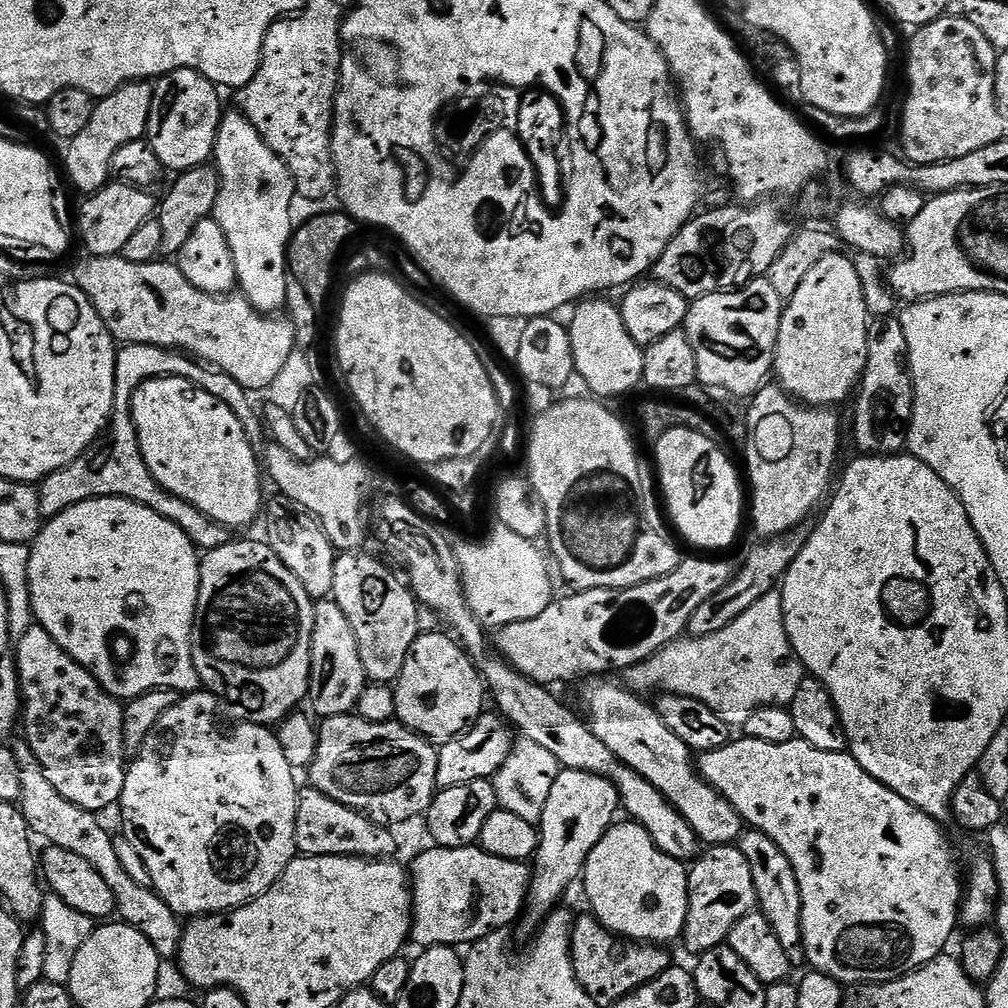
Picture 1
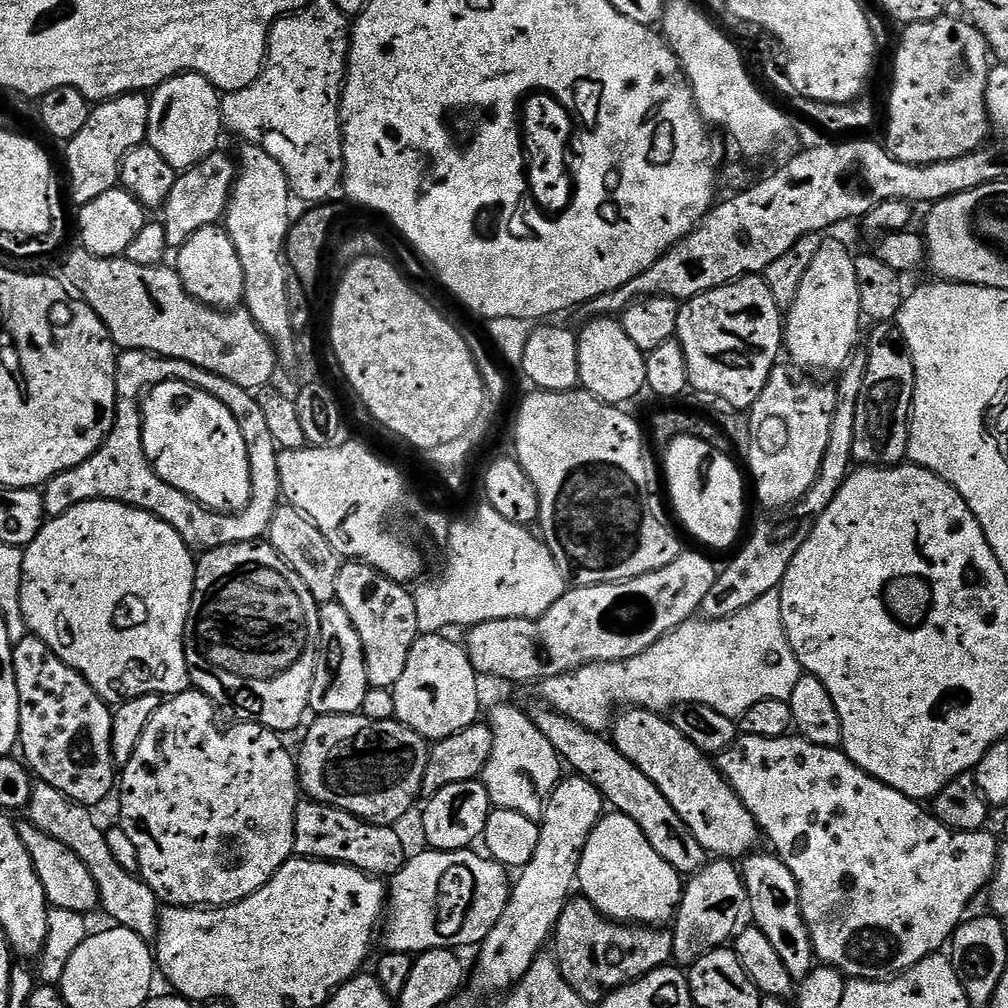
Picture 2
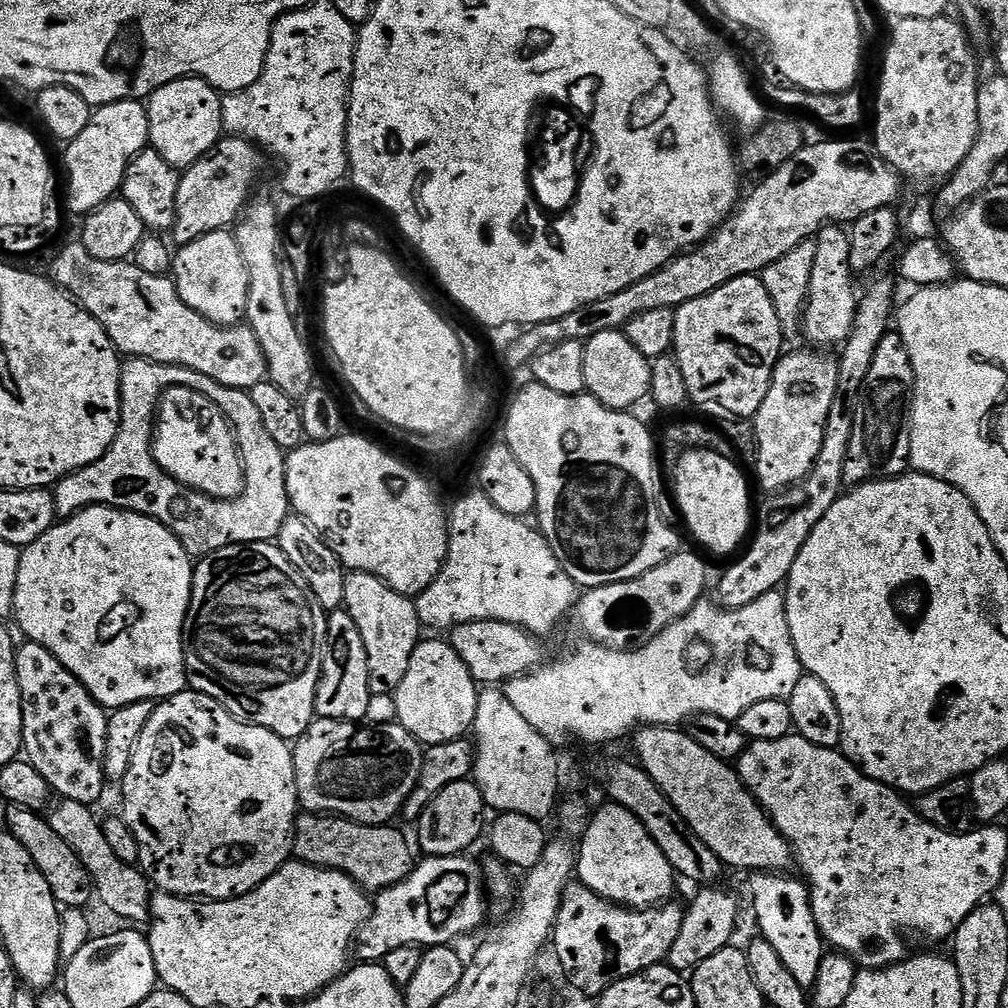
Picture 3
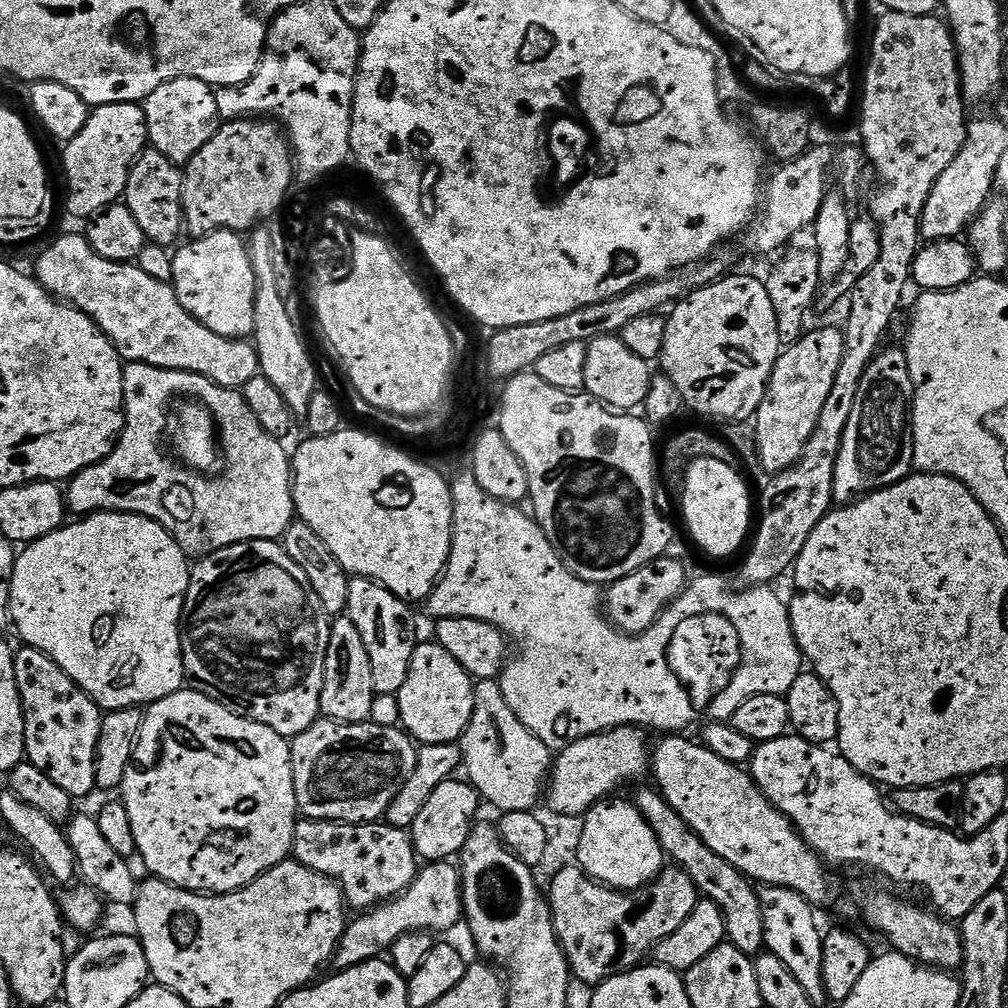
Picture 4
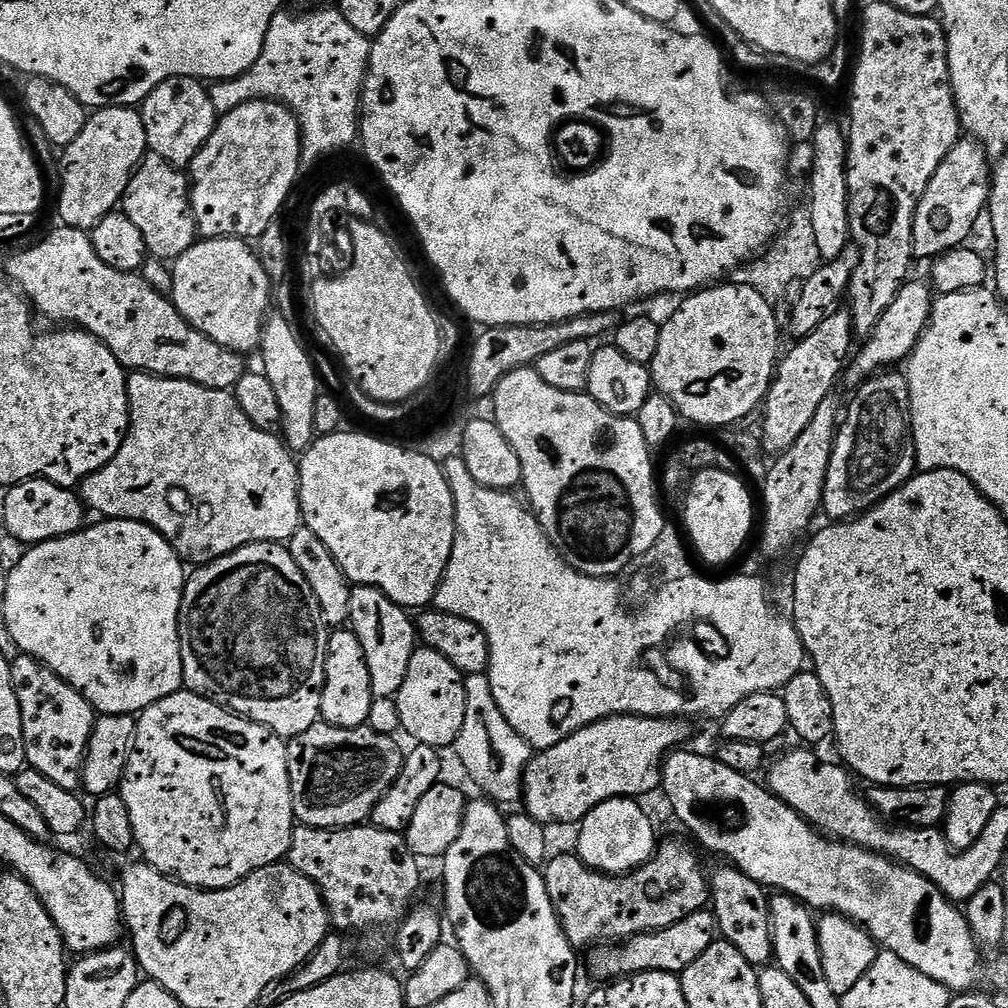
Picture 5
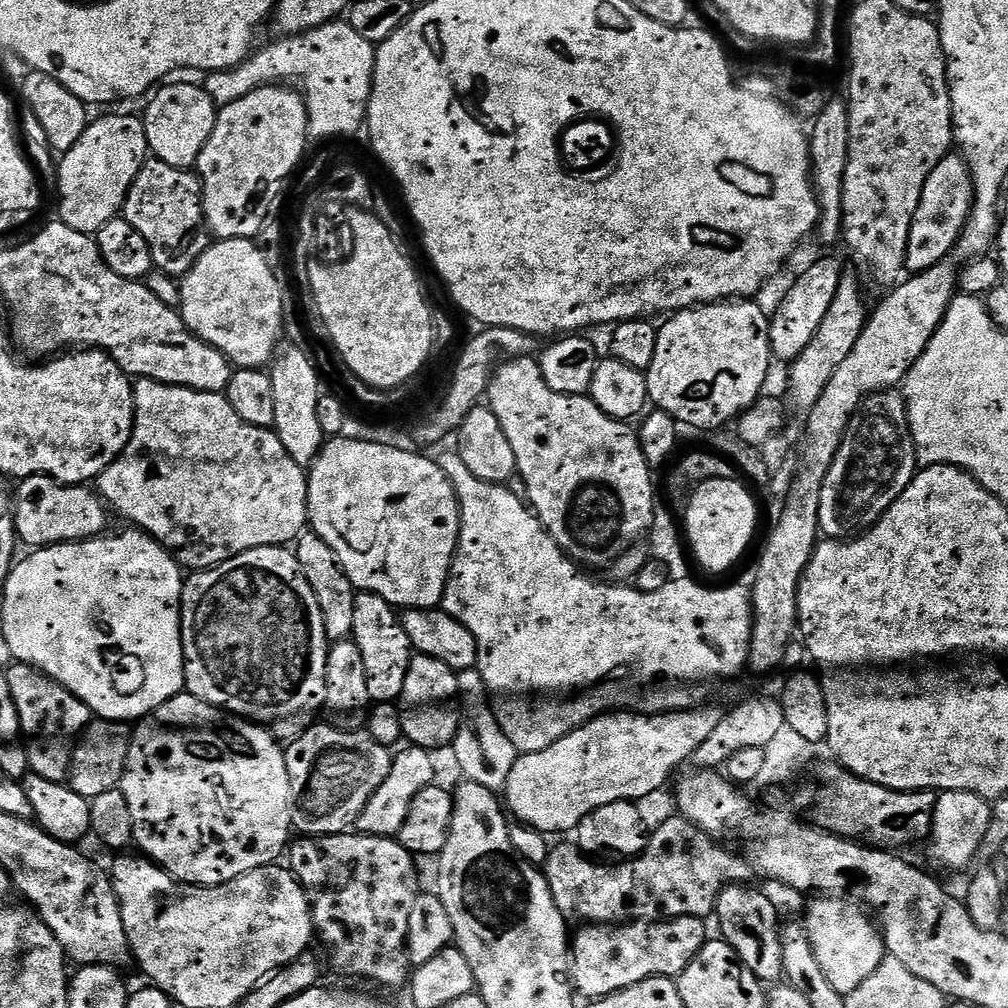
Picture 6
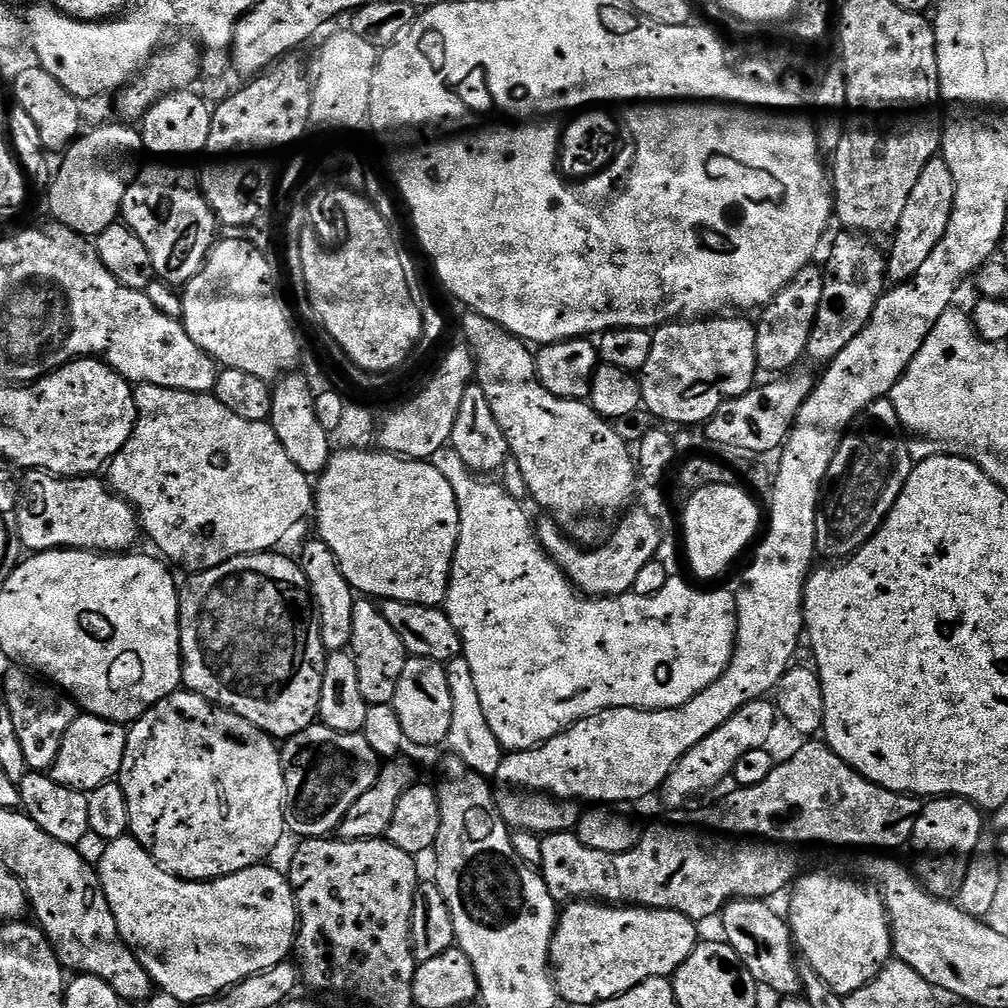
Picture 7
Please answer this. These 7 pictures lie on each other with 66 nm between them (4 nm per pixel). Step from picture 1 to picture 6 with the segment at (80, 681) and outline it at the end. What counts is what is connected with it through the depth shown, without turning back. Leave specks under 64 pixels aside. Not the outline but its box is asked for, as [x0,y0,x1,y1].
[6,662,94,783]

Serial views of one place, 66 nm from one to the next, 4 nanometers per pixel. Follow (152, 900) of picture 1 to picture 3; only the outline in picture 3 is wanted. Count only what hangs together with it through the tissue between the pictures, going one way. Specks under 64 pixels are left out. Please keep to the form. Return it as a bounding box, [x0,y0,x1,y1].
[47,799,154,925]

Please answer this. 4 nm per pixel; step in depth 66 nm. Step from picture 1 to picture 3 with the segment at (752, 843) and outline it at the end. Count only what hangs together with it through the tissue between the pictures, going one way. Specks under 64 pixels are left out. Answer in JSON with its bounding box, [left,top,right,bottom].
[748,872,826,990]

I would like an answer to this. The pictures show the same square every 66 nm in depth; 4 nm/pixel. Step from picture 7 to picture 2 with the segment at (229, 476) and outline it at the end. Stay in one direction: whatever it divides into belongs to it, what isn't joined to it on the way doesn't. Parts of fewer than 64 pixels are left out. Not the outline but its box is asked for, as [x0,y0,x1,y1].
[43,350,282,554]

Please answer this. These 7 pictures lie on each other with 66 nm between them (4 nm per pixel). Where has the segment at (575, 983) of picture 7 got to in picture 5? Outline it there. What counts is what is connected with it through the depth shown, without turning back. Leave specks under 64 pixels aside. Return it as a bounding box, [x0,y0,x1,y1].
[588,910,718,982]

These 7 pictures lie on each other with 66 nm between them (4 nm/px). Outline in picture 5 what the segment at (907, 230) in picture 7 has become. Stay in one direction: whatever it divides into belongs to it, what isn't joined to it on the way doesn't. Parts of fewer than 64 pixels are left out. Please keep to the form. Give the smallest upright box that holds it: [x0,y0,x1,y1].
[912,138,990,262]

